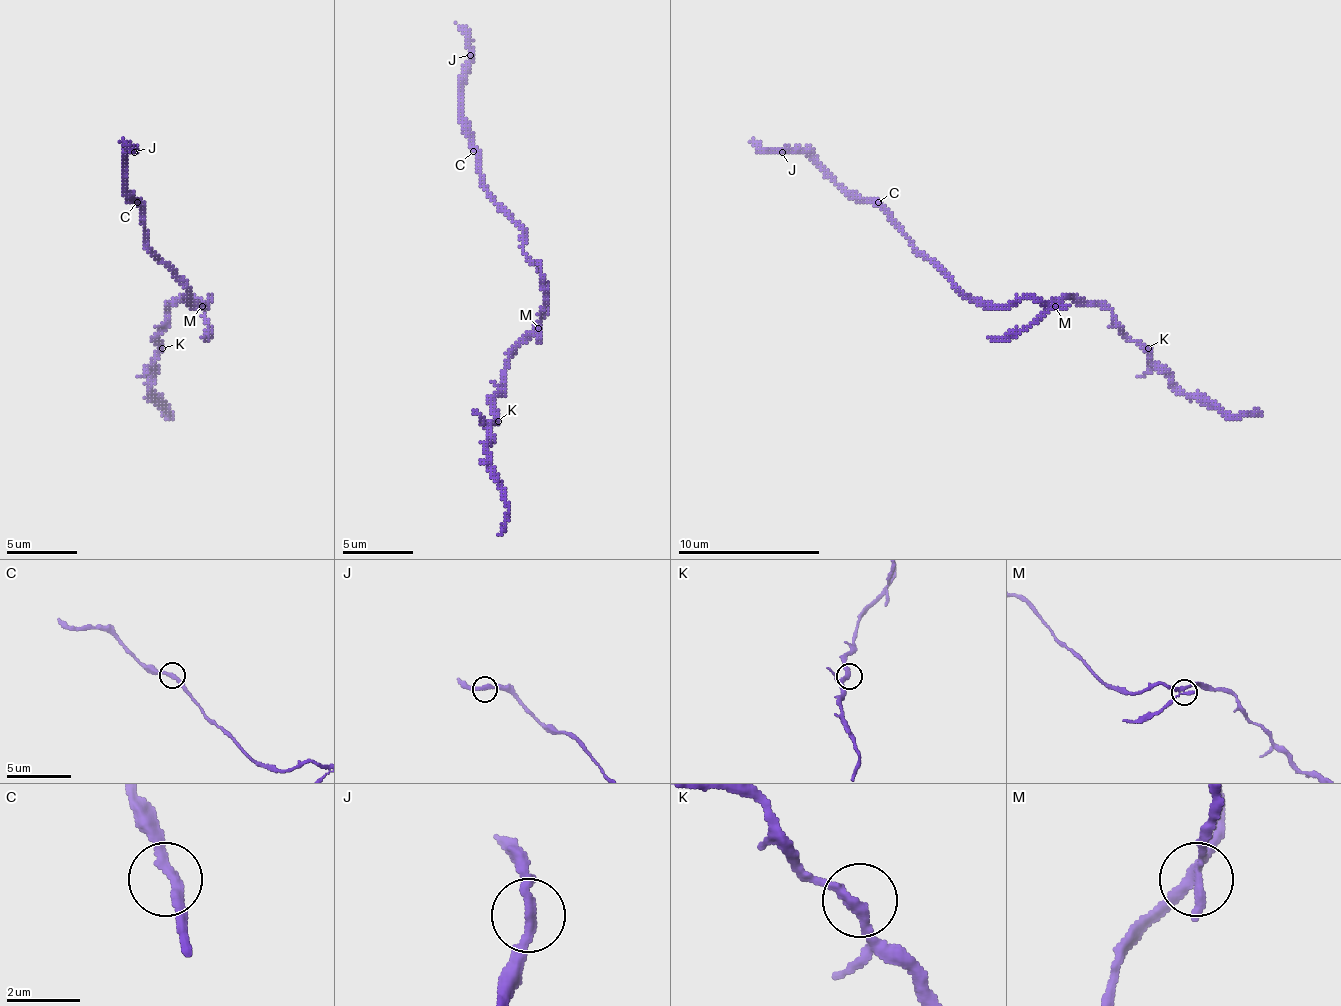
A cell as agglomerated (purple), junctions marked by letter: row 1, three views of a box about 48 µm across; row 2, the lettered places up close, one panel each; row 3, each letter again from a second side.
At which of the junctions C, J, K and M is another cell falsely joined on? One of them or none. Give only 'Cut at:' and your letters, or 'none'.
Cut at: M

